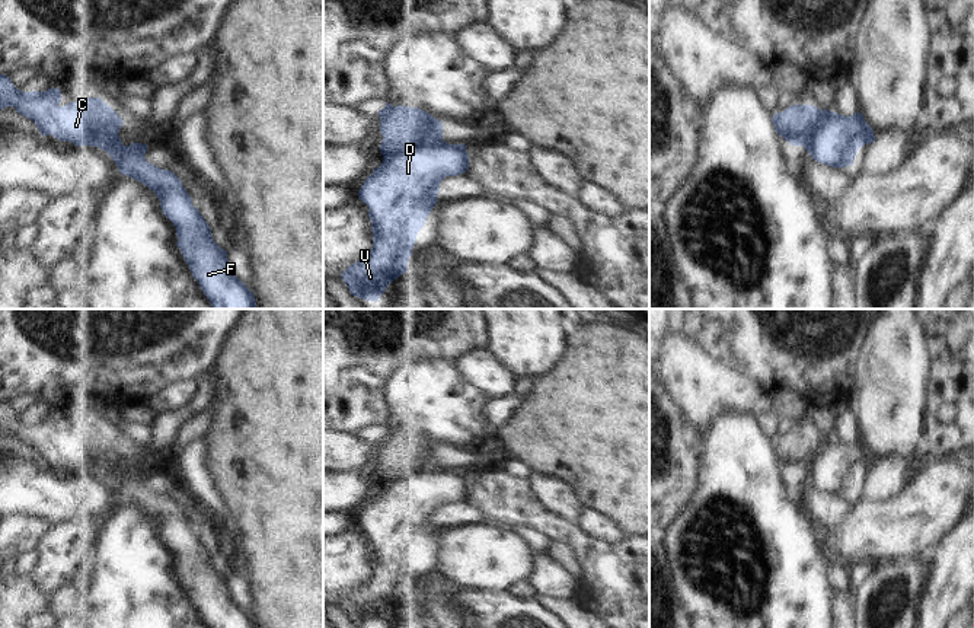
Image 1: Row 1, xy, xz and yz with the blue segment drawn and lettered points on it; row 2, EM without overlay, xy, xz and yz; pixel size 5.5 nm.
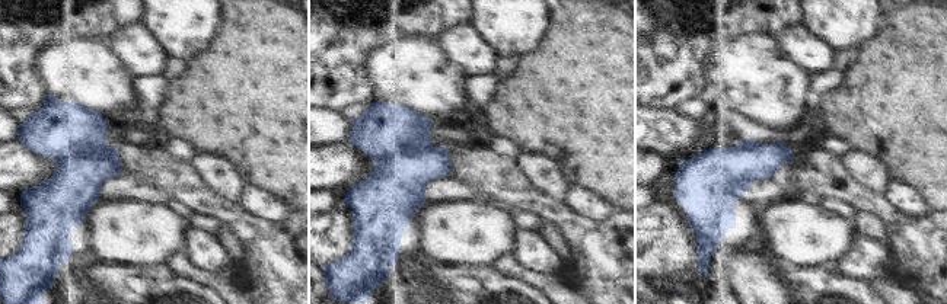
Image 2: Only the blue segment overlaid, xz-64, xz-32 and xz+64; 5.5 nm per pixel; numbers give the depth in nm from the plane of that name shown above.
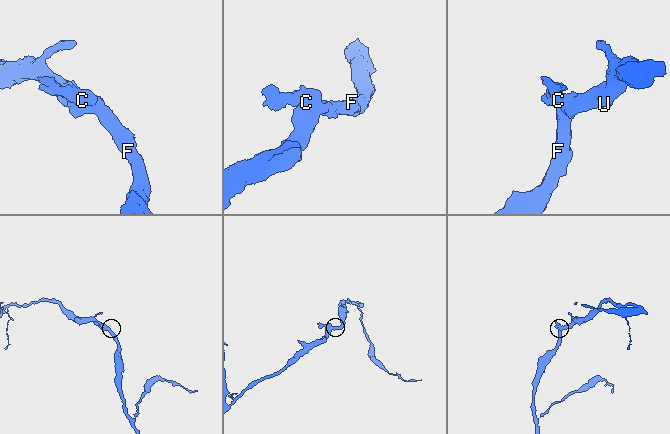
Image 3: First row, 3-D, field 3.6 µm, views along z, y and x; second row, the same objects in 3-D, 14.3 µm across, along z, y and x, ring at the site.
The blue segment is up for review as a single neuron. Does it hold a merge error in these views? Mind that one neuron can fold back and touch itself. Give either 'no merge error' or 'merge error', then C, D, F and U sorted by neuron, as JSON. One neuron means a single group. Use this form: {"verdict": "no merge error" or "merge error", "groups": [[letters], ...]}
{"verdict": "merge error", "groups": [["C"], ["D", "F", "U"]]}

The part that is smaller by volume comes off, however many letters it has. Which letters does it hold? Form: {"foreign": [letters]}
{"foreign": ["C"]}

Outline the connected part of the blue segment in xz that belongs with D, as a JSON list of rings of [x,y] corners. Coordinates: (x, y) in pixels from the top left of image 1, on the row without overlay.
[[[444,466],[406,472],[383,481],[381,491],[373,497],[358,517],[358,525],[370,535],[373,574],[367,583],[341,600],[352,622],[377,628],[387,612],[408,597],[416,561],[438,529],[441,507],[446,503],[464,500],[467,495],[466,471],[448,471]]]

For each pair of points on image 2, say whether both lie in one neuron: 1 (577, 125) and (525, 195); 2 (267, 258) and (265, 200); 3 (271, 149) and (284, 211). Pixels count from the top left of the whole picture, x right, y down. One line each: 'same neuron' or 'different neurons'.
1: different neurons
2: different neurons
3: different neurons

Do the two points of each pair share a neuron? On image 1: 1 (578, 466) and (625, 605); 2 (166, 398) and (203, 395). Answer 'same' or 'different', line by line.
1: different
2: different

